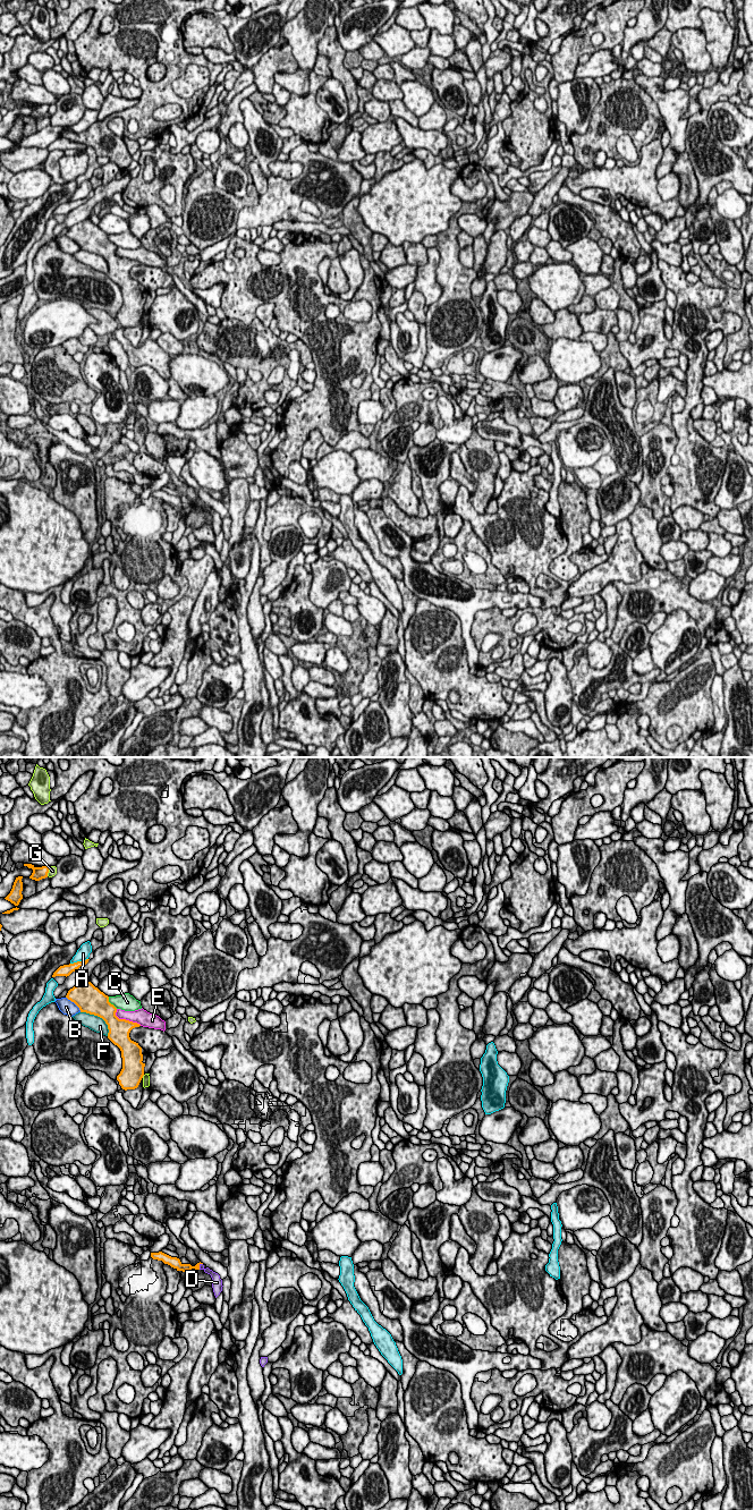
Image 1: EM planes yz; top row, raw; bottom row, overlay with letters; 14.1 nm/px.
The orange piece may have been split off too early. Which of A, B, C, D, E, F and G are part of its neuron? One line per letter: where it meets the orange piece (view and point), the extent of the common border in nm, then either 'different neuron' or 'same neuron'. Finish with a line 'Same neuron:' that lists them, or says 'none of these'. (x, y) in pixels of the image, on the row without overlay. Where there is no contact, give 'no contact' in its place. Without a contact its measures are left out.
A: contact yz (78, 200); length 260 nm; different neuron
B: contact yz (74, 240); length 320 nm; different neuron
C: contact yz (110, 242); length 220 nm; different neuron
D: contact yz (198, 505); length 110 nm; same neuron
E: contact yz (125, 257); length 440 nm; different neuron
F: contact yz (100, 255); length 550 nm; different neuron
G: contact yz (48, 110); length 140 nm; different neuron
Same neuron: D

